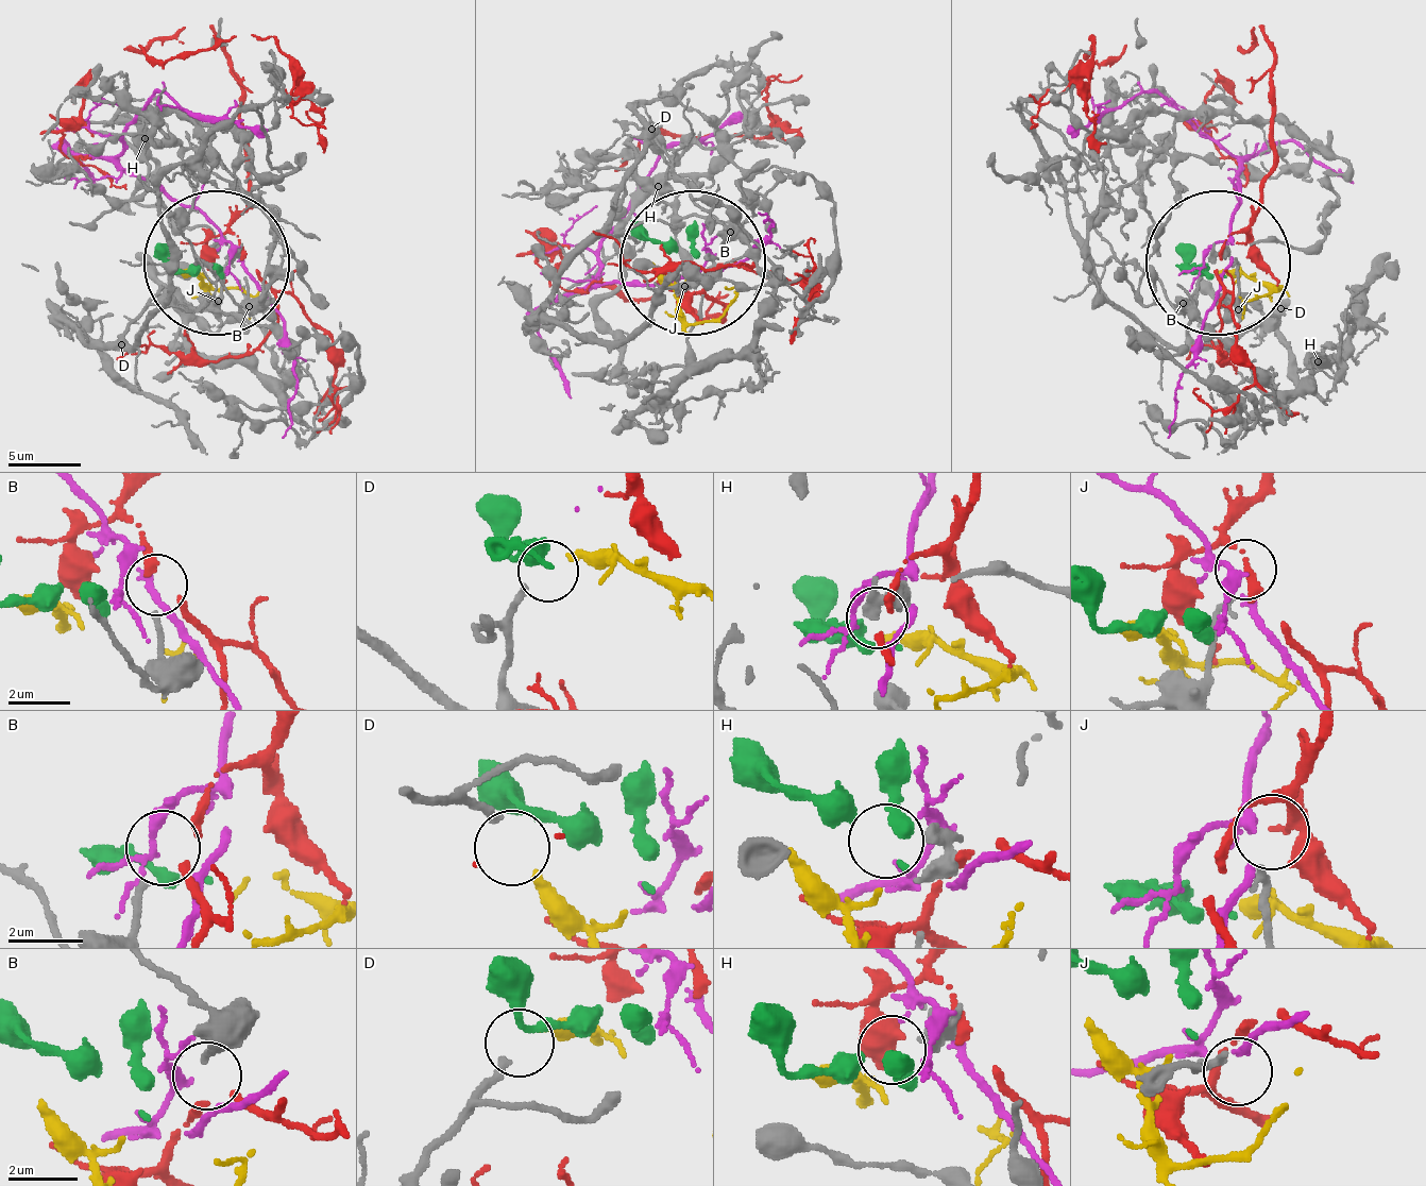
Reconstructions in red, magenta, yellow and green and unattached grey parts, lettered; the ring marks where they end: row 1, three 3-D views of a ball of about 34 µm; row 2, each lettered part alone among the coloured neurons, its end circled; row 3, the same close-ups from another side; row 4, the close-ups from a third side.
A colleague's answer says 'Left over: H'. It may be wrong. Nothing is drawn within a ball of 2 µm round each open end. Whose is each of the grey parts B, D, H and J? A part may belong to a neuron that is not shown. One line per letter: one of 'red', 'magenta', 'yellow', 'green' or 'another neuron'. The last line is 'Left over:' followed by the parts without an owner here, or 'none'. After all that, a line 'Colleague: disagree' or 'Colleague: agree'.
B: red
D: yellow
H: green
J: another neuron
Left over: J
Colleague: disagree

